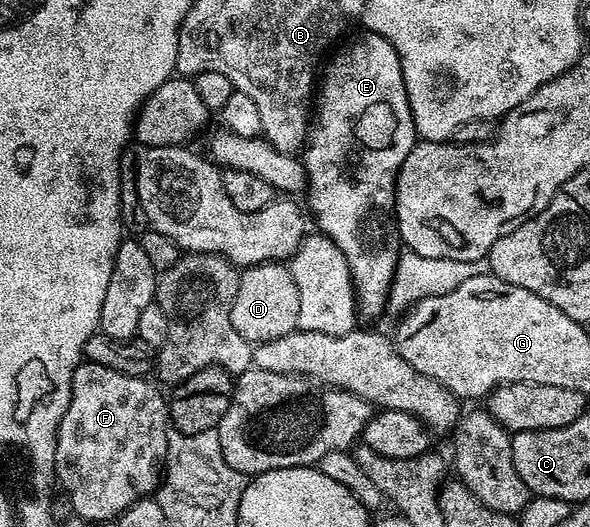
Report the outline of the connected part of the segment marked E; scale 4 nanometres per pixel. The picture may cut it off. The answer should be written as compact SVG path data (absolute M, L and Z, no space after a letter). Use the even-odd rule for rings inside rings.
M365 32L364 37L348 45L332 62L327 62L314 101L314 120L302 150L306 174L308 205L316 216L319 232L332 238L348 261L352 272L354 301L364 313L380 313L389 304L389 289L398 273L396 249L384 234L379 221L380 209L391 210L396 196L396 174L418 142L416 124L404 90L400 60L392 44L377 33Z

